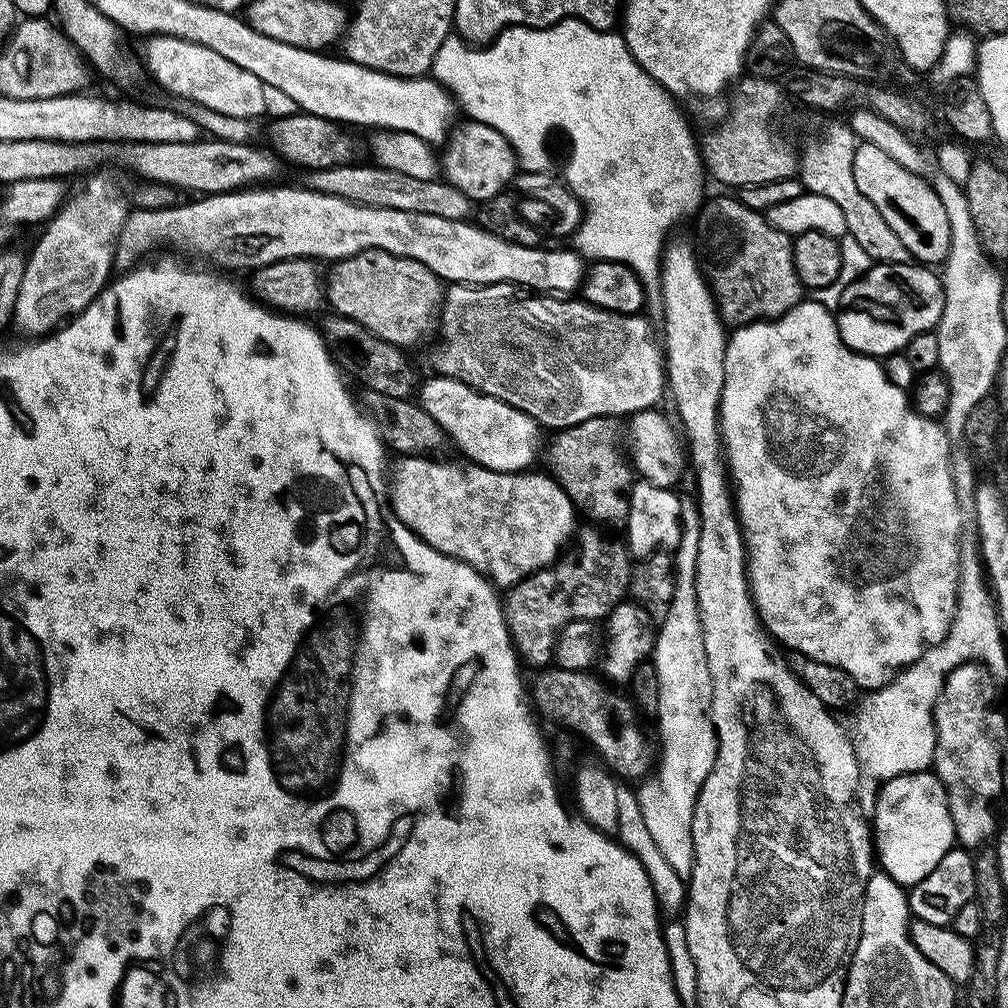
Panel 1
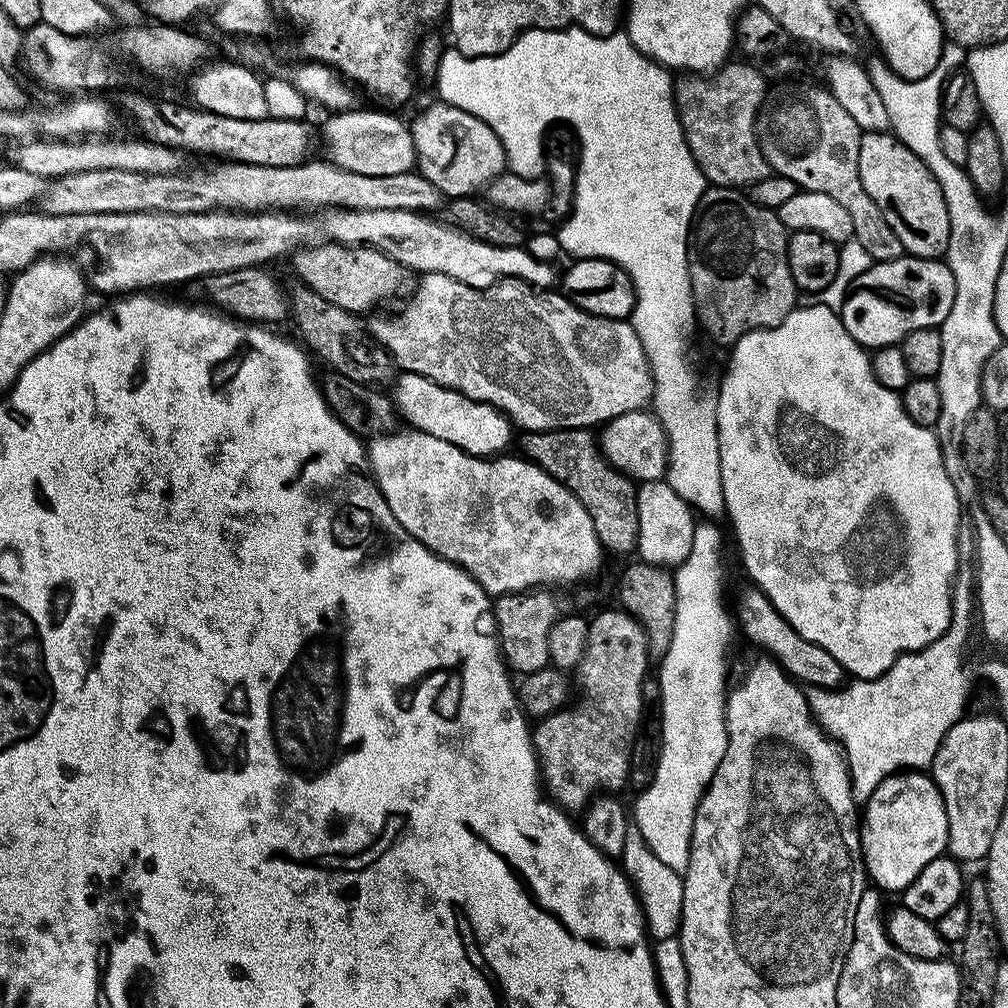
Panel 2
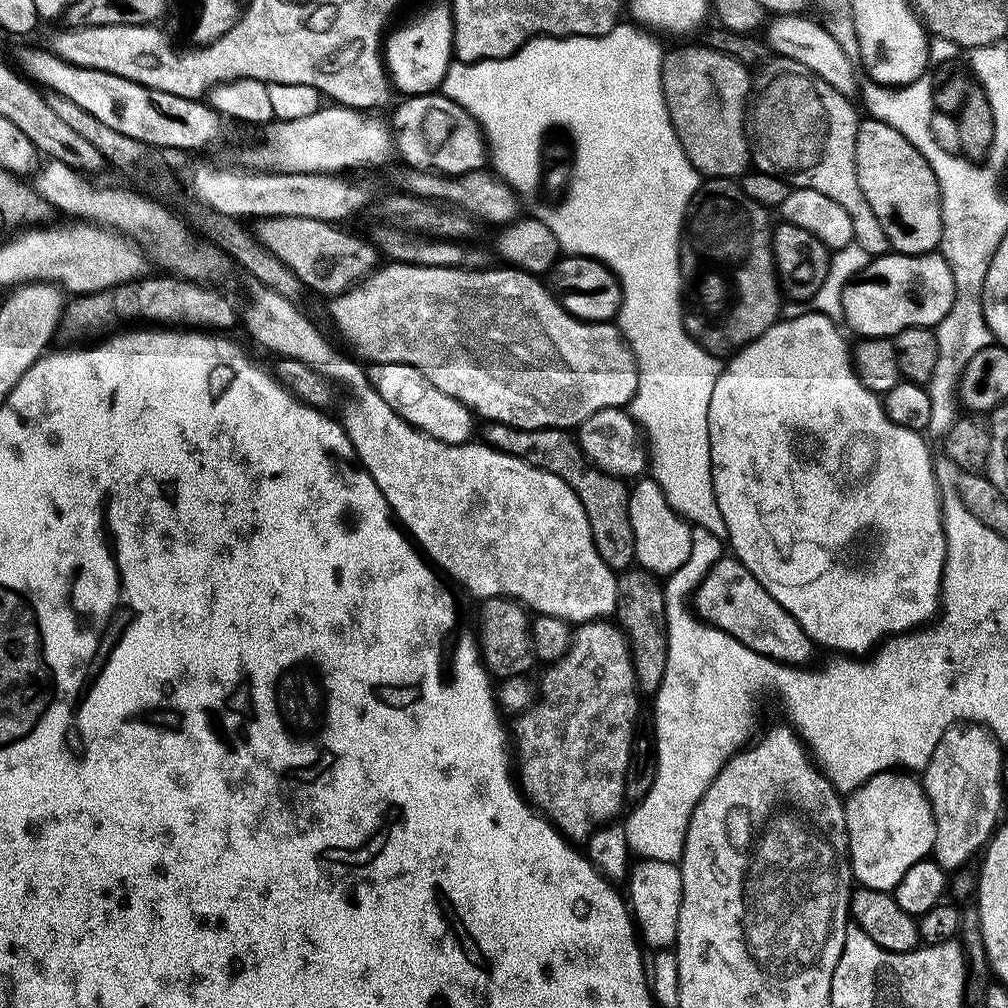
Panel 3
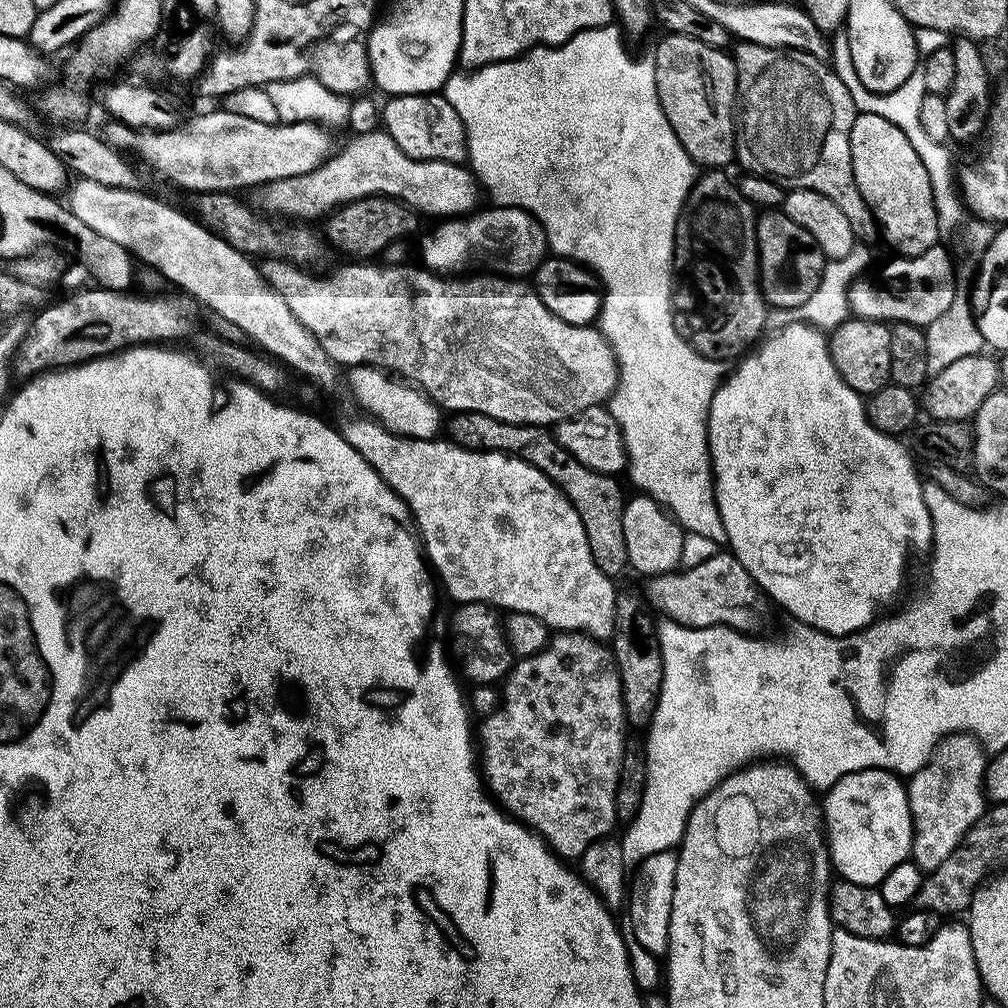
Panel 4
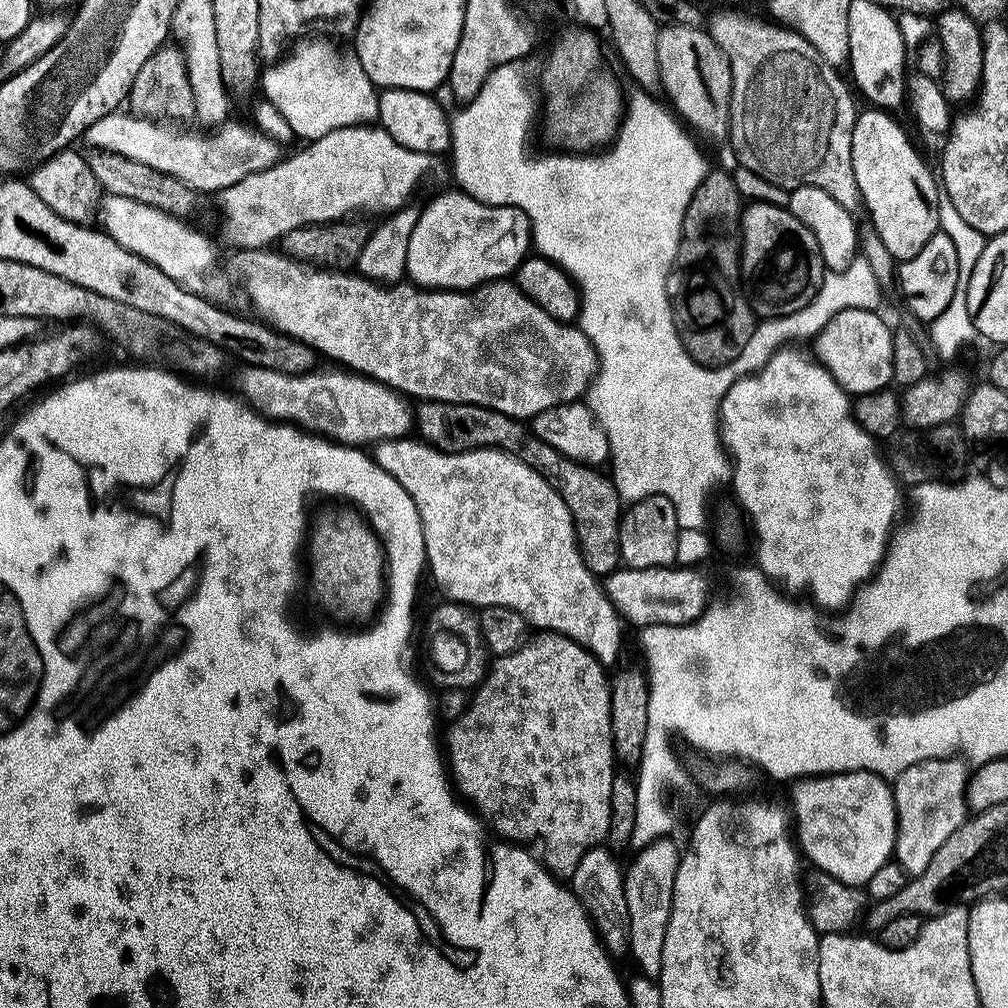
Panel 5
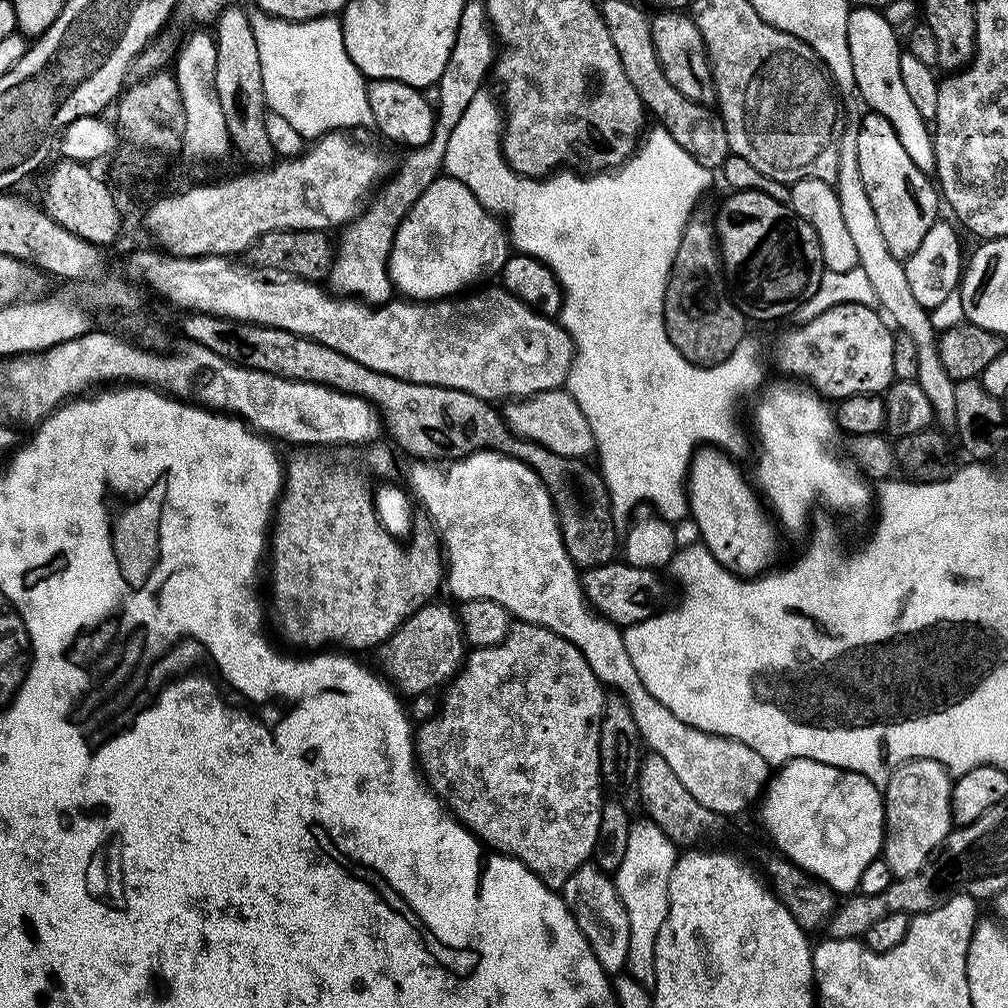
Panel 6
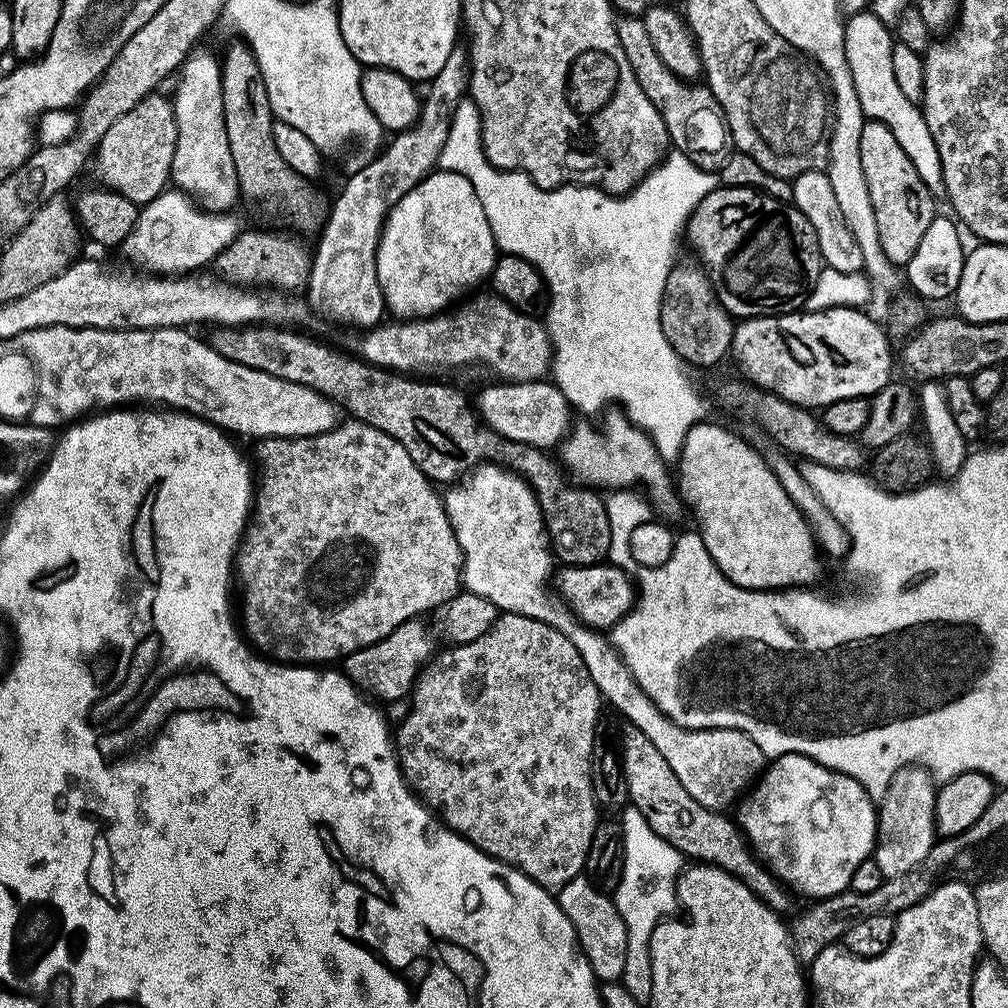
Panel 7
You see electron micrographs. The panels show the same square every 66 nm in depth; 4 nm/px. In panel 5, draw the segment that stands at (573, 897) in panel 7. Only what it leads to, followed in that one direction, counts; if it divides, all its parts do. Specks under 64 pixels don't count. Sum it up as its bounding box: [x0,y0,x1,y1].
[570,846,630,958]

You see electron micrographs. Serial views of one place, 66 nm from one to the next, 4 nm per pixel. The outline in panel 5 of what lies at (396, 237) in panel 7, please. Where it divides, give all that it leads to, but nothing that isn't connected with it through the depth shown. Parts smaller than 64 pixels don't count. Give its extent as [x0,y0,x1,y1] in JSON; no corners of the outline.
[406,190,533,292]

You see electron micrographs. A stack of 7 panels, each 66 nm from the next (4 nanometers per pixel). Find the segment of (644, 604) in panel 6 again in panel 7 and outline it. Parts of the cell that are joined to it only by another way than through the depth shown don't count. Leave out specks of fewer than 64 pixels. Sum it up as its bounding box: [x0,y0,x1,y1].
[554,562,638,630]

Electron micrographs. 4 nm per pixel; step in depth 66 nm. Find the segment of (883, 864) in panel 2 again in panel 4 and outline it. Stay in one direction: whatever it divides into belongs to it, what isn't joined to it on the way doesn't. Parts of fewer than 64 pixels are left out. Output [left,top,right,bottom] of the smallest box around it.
[822,768,912,850]

